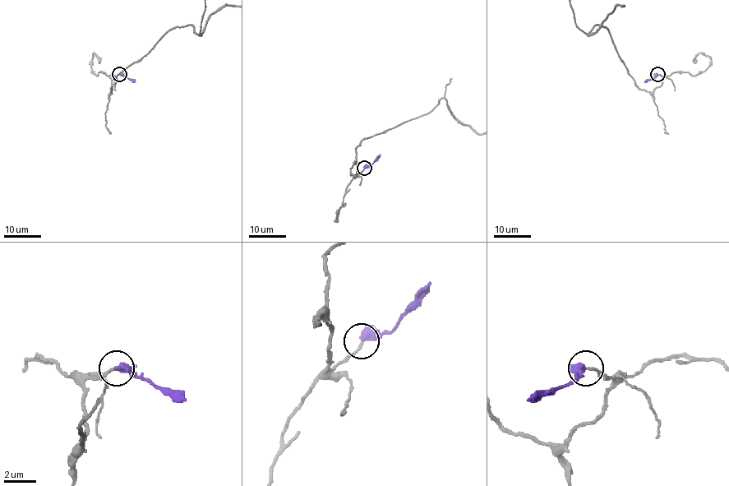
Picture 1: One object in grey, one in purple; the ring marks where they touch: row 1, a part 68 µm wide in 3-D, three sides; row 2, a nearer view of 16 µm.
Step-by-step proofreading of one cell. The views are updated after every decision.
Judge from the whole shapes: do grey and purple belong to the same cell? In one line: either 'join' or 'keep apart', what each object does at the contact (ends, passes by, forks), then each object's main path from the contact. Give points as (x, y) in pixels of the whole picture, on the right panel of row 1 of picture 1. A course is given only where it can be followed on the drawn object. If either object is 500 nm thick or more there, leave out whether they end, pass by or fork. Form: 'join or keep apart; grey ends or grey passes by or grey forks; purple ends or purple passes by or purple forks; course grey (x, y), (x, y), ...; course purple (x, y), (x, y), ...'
join; grey ends; purple passes by; course grey (658, 74), (662, 83), (652, 91), (639, 88), (607, 29), (583, 32), (575, 22); course purple (658, 74), (644, 81)

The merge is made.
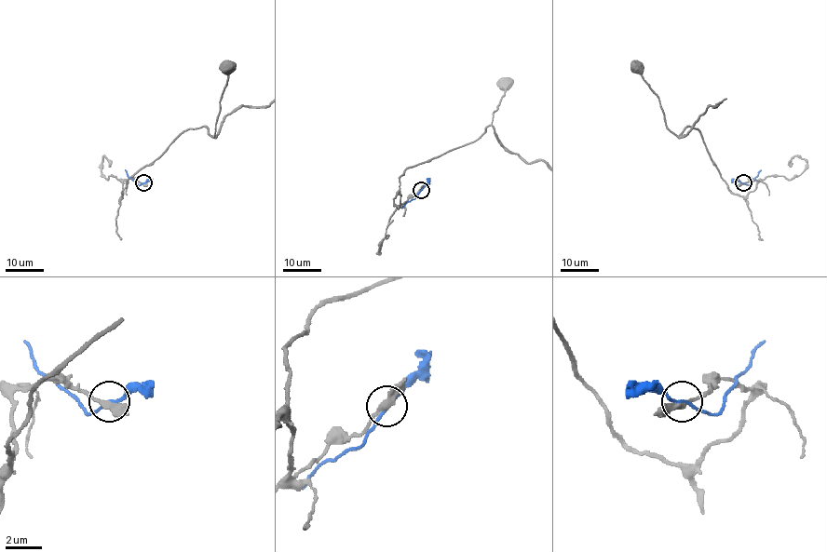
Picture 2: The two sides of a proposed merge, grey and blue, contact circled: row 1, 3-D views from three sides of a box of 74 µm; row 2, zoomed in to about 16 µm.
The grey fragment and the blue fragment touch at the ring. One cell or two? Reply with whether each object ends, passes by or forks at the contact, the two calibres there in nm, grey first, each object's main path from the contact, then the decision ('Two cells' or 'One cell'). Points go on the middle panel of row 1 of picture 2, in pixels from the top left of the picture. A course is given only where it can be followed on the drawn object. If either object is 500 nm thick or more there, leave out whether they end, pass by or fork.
At the ring grey passes by. At the ring blue passes by. Thickness 320 nm (grey) against 140 nm. Course of grey: (421, 190), (399, 204), (399, 179), (408, 168), (476, 141), (492, 121), (506, 90), (505, 85). Course of blue: (421, 190), (402, 207). Two cells

